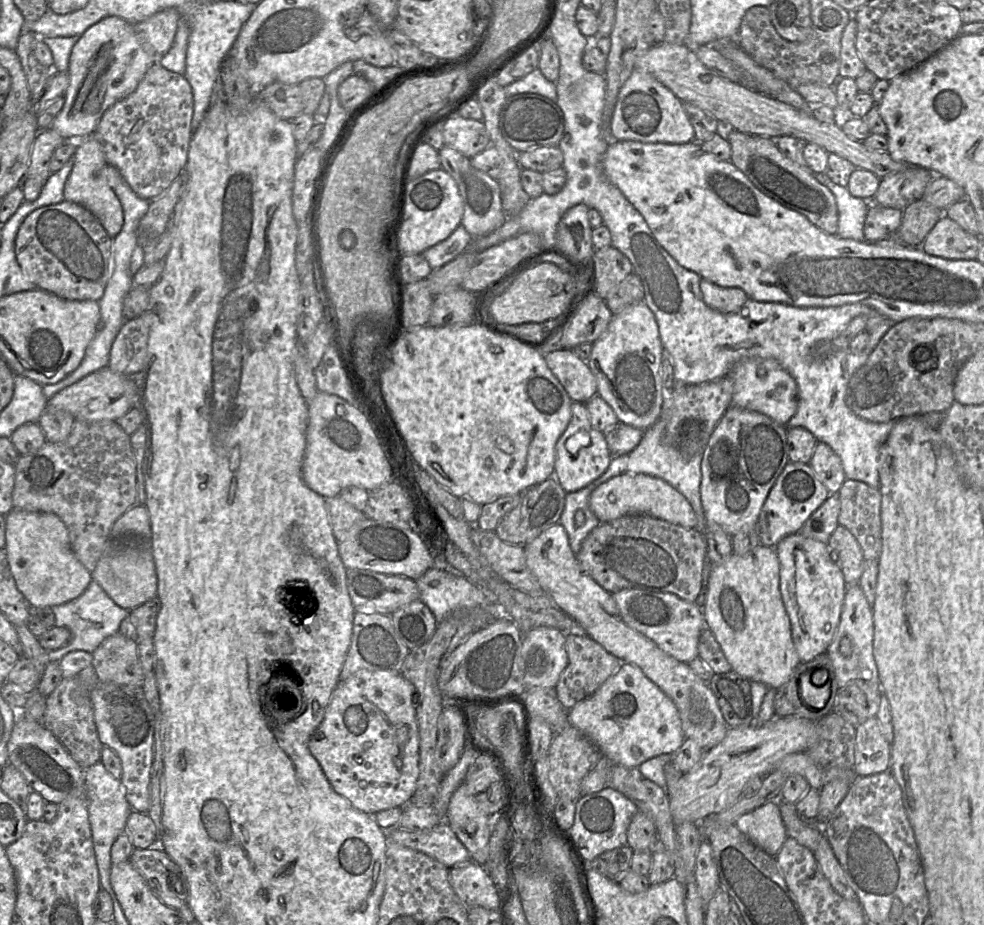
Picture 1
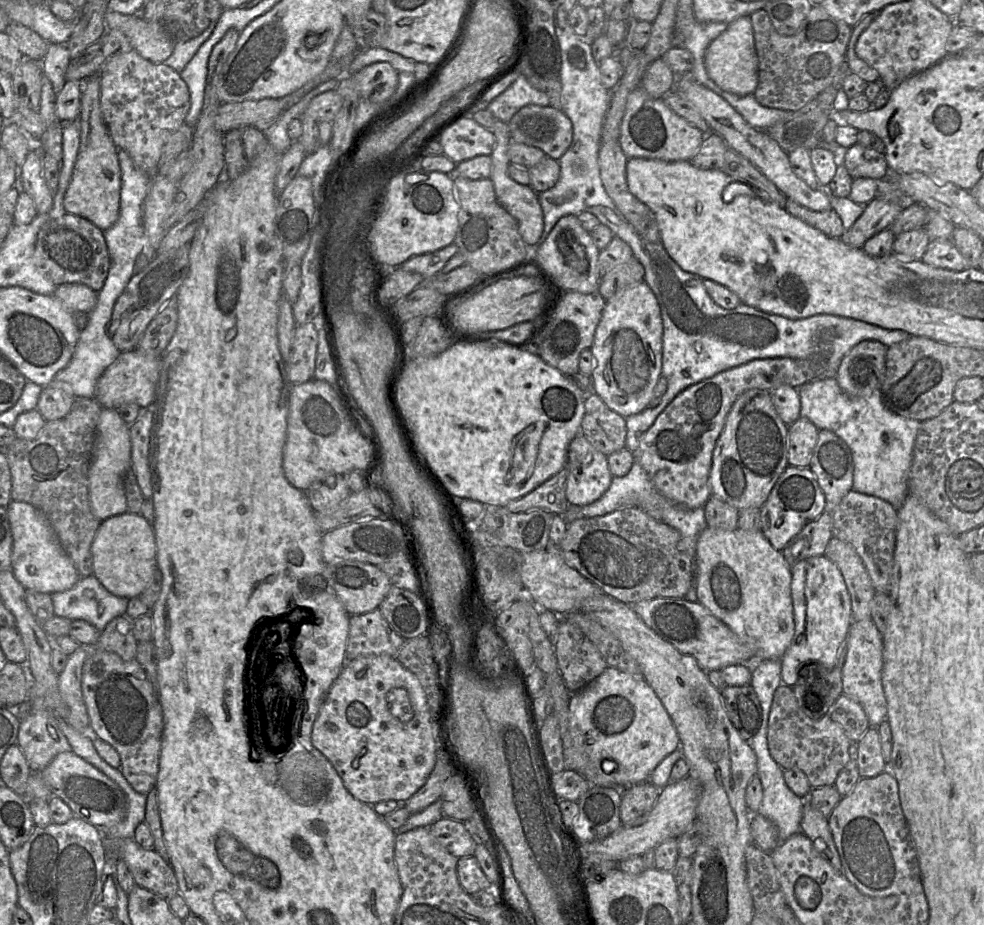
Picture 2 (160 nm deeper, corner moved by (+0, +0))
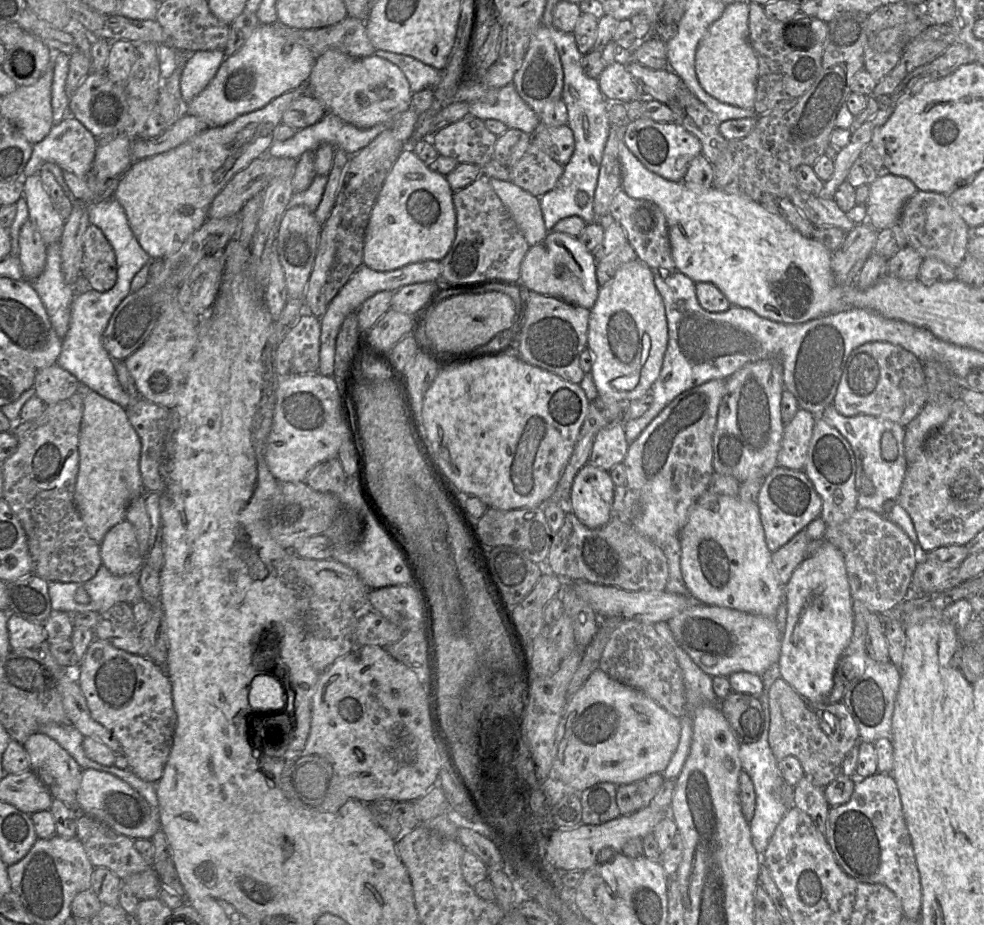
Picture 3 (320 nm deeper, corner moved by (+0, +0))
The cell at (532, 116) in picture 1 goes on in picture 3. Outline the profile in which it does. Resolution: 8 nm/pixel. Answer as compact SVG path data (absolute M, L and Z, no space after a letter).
M540 124L532 134L532 138L552 159L561 165L566 165L574 153L574 135L567 124L557 127Z

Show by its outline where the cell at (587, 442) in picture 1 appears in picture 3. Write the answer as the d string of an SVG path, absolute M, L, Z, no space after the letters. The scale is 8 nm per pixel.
M587 463L574 478L569 509L588 528L600 528L614 514L614 489L615 484L608 471Z

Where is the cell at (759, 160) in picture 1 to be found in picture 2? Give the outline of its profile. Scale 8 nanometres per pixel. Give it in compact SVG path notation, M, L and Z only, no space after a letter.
M787 199L784 208L794 217L820 230L829 237L841 239L845 237L846 231L842 220L833 208L826 211L813 211L791 199Z

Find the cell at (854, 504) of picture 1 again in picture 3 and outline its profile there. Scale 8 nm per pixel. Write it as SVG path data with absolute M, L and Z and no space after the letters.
M858 508L842 523L828 525L824 539L836 546L844 556L852 600L859 600L870 611L881 614L909 596L912 575L917 566L917 548L899 526L872 510Z

